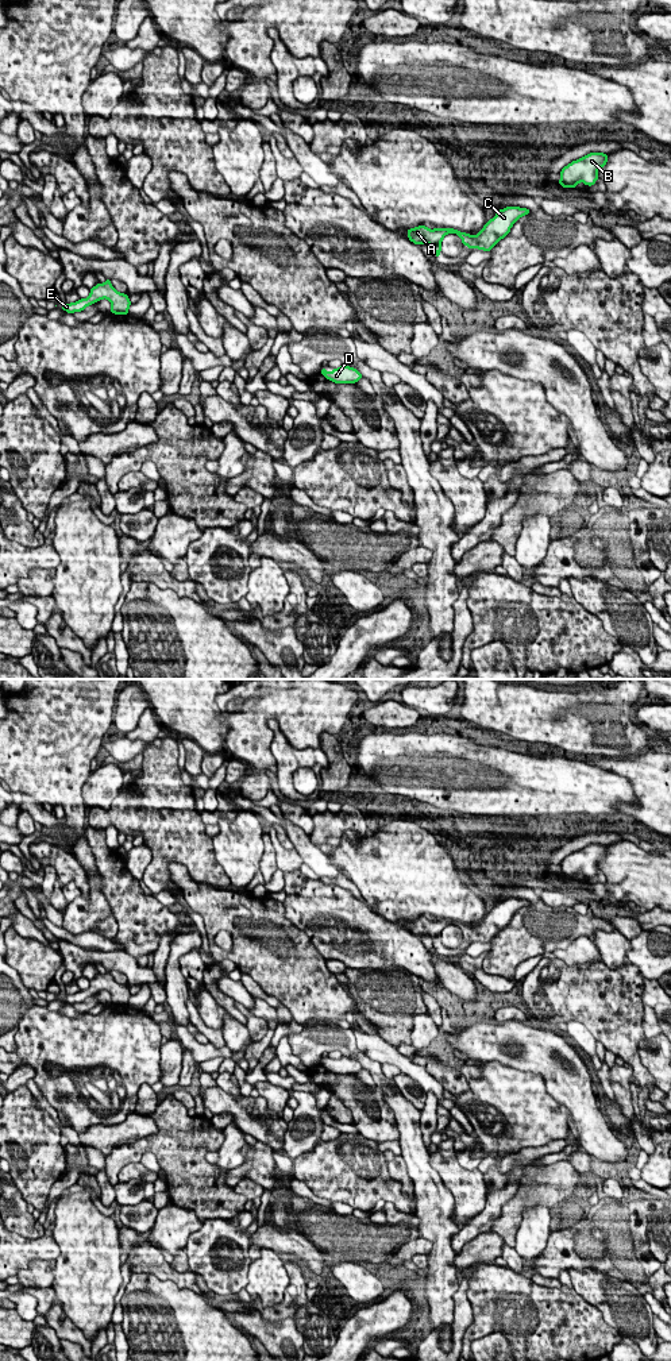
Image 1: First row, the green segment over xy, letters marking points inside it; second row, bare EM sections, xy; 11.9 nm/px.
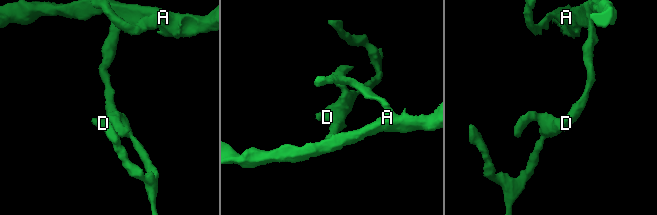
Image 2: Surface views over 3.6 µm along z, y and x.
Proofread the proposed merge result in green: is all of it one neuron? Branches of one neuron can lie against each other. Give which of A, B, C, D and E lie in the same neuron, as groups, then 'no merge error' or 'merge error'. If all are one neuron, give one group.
groups A B C D E; no merge error

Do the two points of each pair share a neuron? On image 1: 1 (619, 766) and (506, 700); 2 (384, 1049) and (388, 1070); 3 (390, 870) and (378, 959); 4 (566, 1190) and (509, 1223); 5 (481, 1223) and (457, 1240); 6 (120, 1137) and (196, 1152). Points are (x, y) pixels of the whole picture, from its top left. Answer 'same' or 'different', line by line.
1: different
2: different
3: different
4: same
5: same
6: different

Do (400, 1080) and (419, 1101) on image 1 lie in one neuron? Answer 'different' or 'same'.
same

